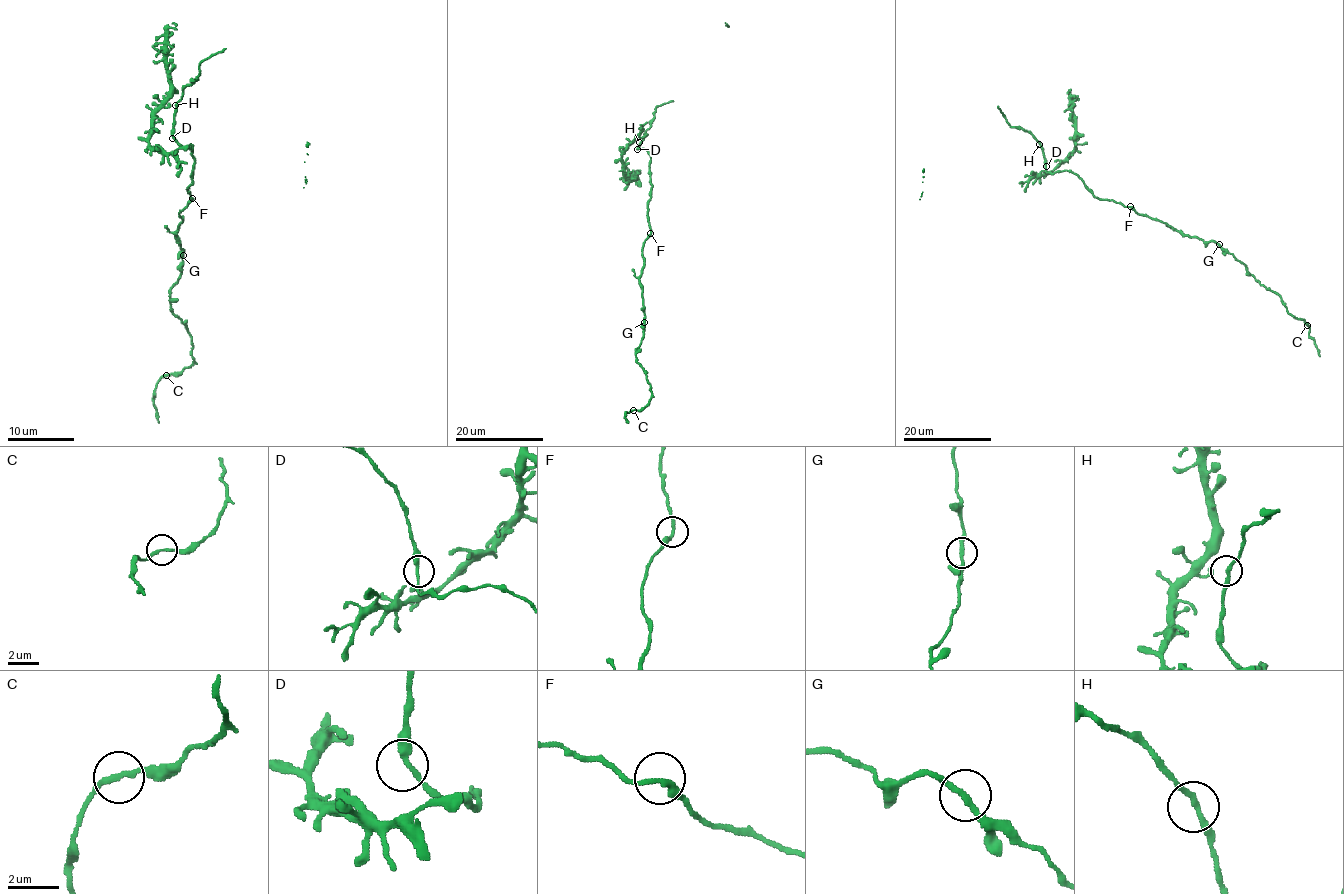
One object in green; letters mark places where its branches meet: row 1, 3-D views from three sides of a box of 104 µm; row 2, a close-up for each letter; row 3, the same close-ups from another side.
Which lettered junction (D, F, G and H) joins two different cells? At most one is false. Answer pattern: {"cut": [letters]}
{"cut": []}

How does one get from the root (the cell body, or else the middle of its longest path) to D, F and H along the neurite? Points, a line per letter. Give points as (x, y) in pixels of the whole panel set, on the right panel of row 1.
D: (1108, 200), (1097, 198), (1074, 173), (1047, 173), (1046, 166)
F: (1108, 200), (1130, 206)
H: (1108, 200), (1097, 198), (1074, 173), (1047, 173), (1039, 144)

